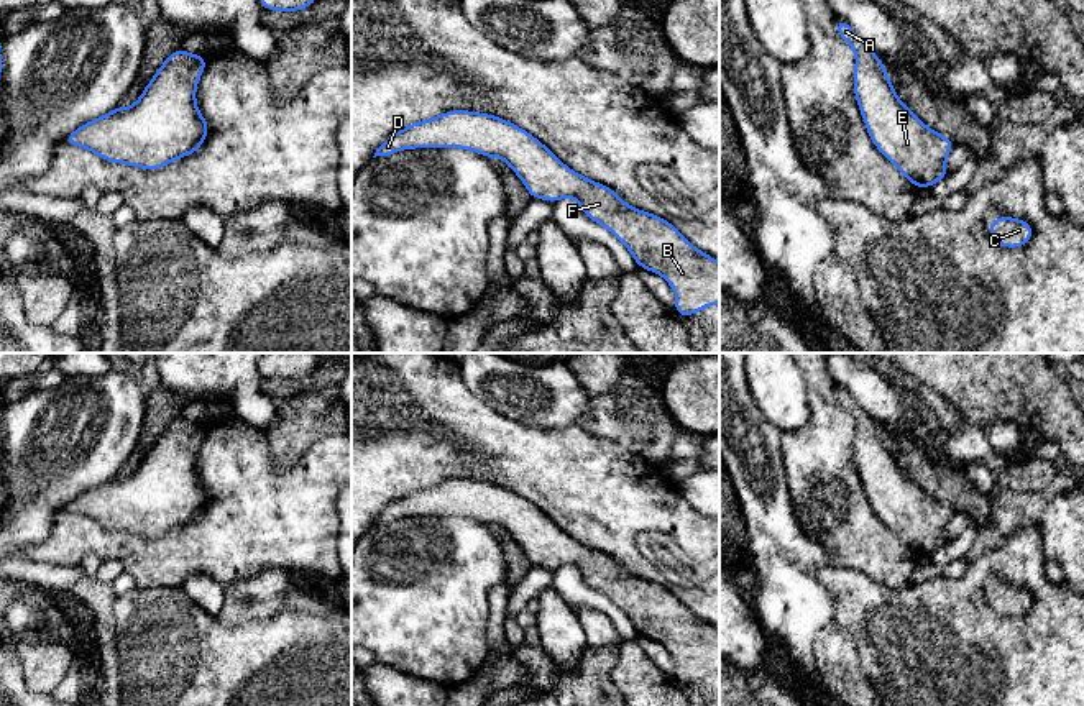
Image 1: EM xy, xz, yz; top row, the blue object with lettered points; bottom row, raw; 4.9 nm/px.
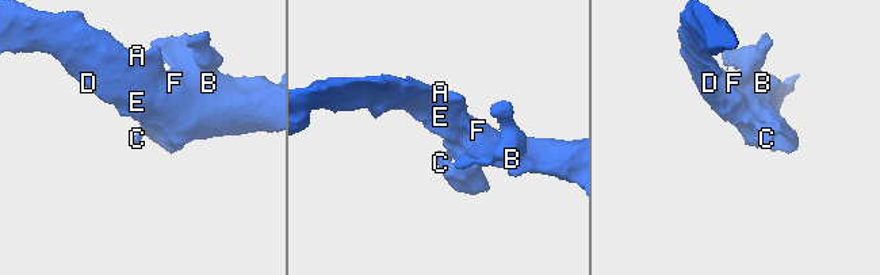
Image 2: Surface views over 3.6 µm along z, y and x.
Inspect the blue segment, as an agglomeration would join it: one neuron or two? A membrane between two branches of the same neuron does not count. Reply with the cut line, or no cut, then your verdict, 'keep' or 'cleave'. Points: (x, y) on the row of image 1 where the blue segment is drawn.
no cut; keep

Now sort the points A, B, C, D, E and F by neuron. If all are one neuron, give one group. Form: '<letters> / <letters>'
A B C D E F

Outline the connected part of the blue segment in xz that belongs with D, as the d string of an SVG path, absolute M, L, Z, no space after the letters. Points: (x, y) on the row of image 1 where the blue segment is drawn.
M452 110L412 123L386 138L374 156L414 148L463 148L501 158L532 199L575 199L585 215L608 228L639 268L660 274L673 289L673 310L690 317L719 304L719 263L696 250L670 222L627 205L613 189L565 166L531 133L499 117Z

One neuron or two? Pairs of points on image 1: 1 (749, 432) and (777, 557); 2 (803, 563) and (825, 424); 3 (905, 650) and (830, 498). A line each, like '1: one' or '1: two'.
1: one
2: two
3: two

